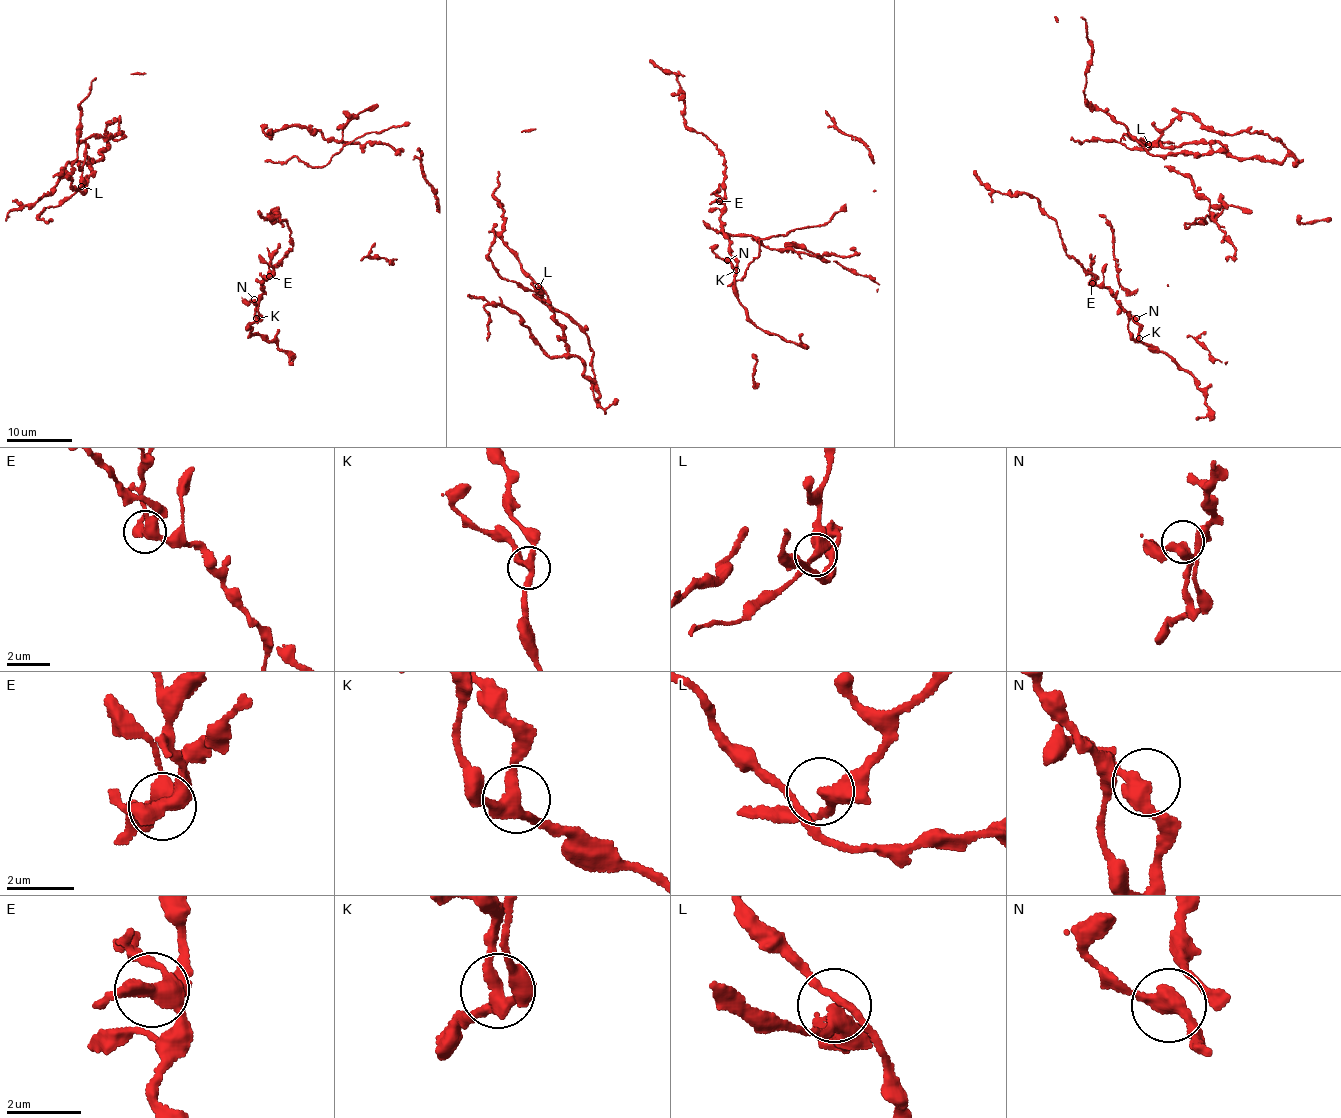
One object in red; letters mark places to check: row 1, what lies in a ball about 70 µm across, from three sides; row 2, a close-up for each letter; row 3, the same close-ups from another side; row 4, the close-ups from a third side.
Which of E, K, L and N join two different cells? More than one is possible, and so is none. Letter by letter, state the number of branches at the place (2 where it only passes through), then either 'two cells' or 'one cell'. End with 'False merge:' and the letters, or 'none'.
E: branches 3; one cell
K: branches 3; one cell
L: branches 4; one cell
N: branches 3; one cell
False merge: none

